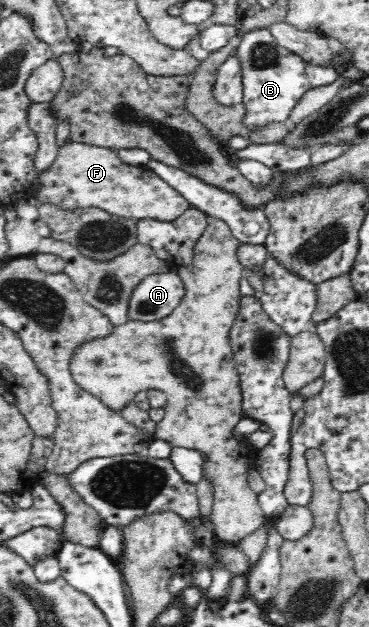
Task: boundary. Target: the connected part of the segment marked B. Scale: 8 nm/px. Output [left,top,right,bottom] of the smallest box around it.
[237,29,352,127]

